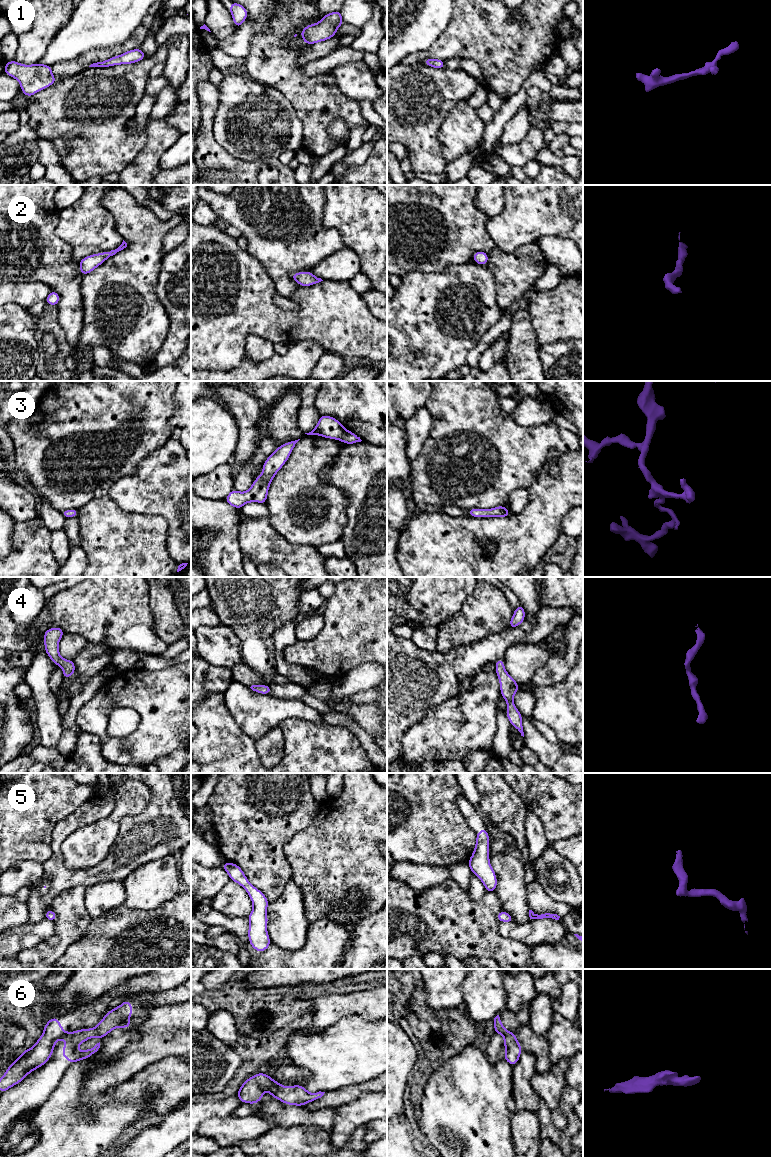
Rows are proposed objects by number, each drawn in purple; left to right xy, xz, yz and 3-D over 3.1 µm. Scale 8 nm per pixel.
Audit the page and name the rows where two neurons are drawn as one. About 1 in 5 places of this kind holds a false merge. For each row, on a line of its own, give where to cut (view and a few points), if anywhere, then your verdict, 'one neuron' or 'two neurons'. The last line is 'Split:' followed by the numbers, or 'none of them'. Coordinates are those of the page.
1: no cut | one neuron
2: no cut | one neuron
3: no cut | one neuron
4: no cut | one neuron
5: no cut | one neuron
6: xz (281, 1085), (274, 1086), (268, 1090) | two neurons
Split: 6

